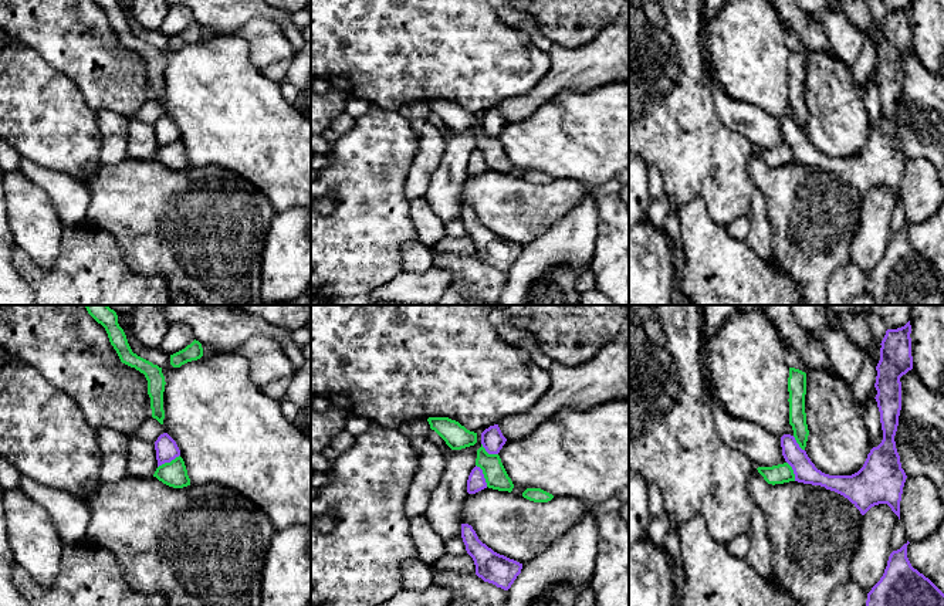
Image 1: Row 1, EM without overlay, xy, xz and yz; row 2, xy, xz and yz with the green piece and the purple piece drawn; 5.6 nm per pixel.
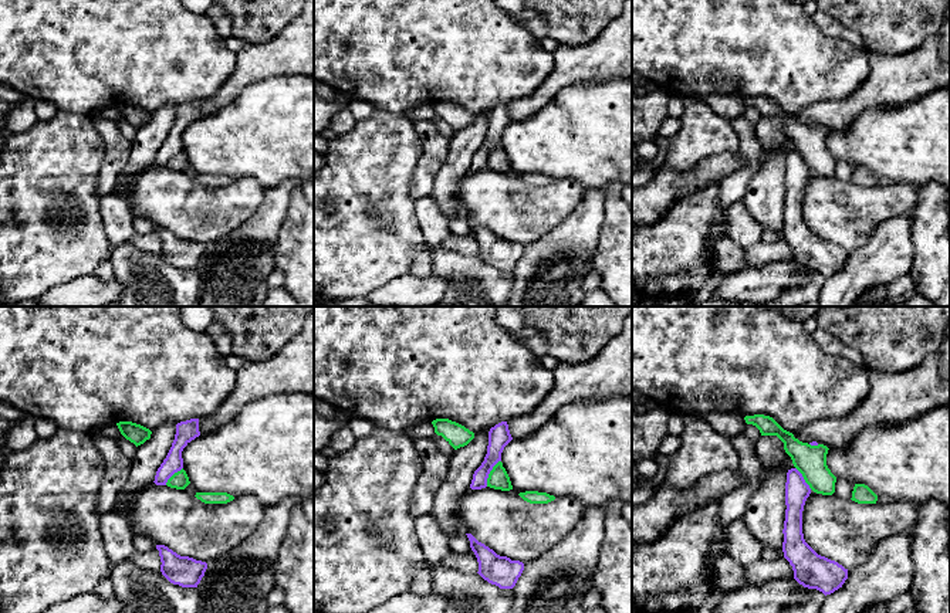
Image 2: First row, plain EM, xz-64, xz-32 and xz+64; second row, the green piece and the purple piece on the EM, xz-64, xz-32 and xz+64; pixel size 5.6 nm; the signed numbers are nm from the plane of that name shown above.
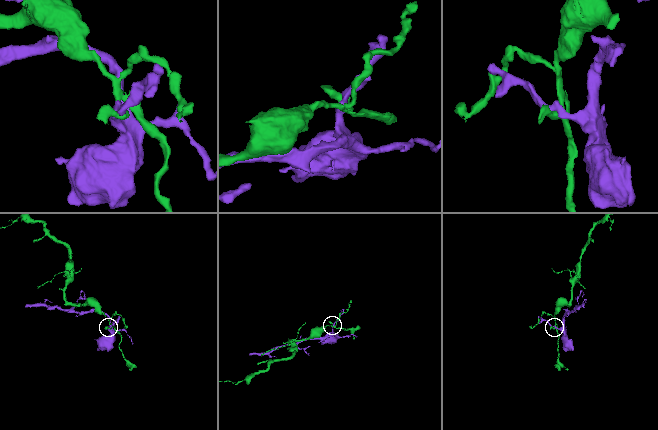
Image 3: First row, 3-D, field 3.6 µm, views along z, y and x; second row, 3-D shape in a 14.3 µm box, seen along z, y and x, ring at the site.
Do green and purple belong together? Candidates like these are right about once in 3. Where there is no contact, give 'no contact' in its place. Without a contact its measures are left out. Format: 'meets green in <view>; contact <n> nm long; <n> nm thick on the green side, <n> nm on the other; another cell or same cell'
meets green in xz; contact 140 nm long; 130 nm thick on the green side, 100 nm on the other; another cell

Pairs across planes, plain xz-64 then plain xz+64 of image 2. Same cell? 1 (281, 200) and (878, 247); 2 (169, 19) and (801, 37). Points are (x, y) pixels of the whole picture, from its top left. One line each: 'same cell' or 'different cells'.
1: same cell
2: same cell

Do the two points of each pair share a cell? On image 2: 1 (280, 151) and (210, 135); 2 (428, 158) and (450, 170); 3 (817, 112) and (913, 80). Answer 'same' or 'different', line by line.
1: same
2: different
3: same

